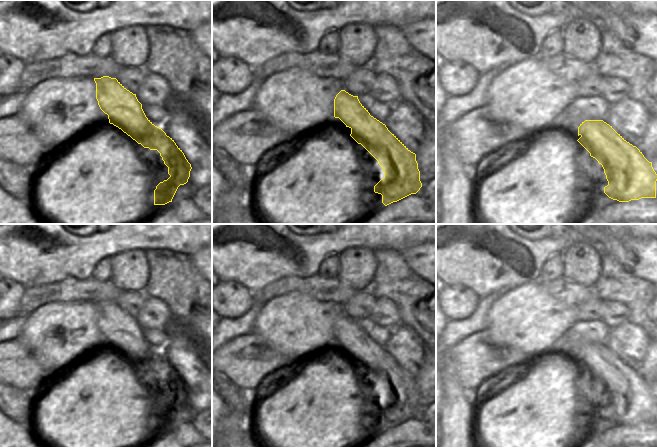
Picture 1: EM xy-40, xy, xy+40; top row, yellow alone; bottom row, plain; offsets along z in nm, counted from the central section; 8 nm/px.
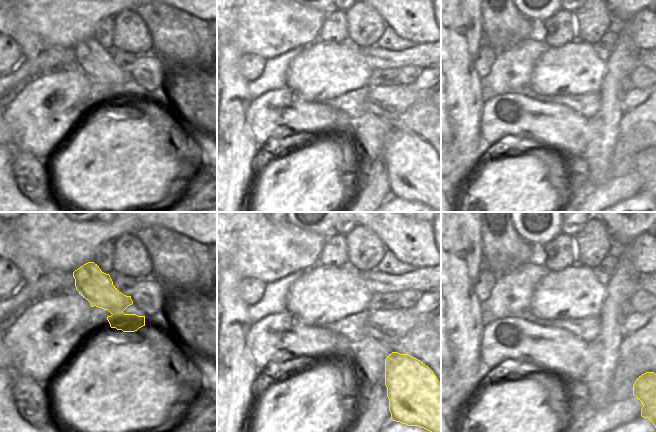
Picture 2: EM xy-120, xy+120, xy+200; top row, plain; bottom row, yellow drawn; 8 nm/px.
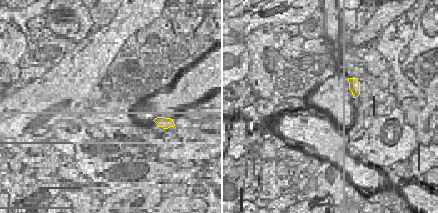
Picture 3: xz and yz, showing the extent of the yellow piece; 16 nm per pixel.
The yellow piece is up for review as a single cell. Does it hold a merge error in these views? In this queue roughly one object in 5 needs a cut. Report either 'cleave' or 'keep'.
keep

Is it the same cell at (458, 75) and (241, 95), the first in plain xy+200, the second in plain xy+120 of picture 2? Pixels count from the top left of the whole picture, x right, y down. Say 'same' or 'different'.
same

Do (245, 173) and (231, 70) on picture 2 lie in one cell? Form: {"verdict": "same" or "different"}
{"verdict": "same"}

